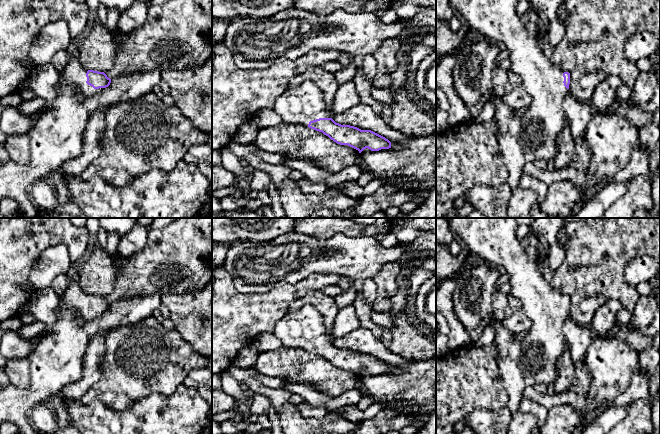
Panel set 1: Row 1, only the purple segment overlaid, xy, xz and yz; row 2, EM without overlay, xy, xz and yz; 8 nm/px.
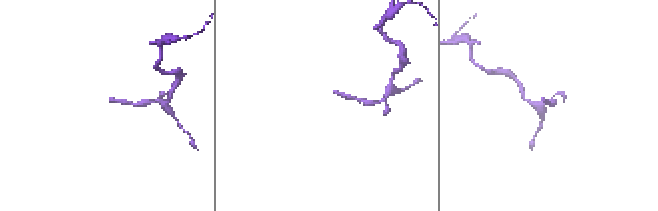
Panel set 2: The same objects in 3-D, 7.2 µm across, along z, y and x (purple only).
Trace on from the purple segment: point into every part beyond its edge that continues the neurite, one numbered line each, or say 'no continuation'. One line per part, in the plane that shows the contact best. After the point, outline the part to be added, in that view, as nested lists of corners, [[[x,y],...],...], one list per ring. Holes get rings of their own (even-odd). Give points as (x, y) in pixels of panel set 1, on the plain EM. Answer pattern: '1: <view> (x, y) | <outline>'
1: xy (56, 360) | [[[72,281],[59,296],[62,315],[45,334],[33,340],[33,349],[27,356],[30,367],[29,387],[20,389],[10,386],[0,390],[0,424],[11,421],[18,426],[19,434],[37,434],[29,419],[30,410],[34,405],[40,402],[49,403],[52,396],[82,378],[83,358],[90,343],[85,326],[105,313],[94,313],[88,309],[87,295],[78,282]]]

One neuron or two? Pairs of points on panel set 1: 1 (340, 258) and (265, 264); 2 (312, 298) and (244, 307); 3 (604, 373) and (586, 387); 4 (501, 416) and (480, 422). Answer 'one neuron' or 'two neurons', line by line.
1: one neuron
2: two neurons
3: two neurons
4: one neuron

